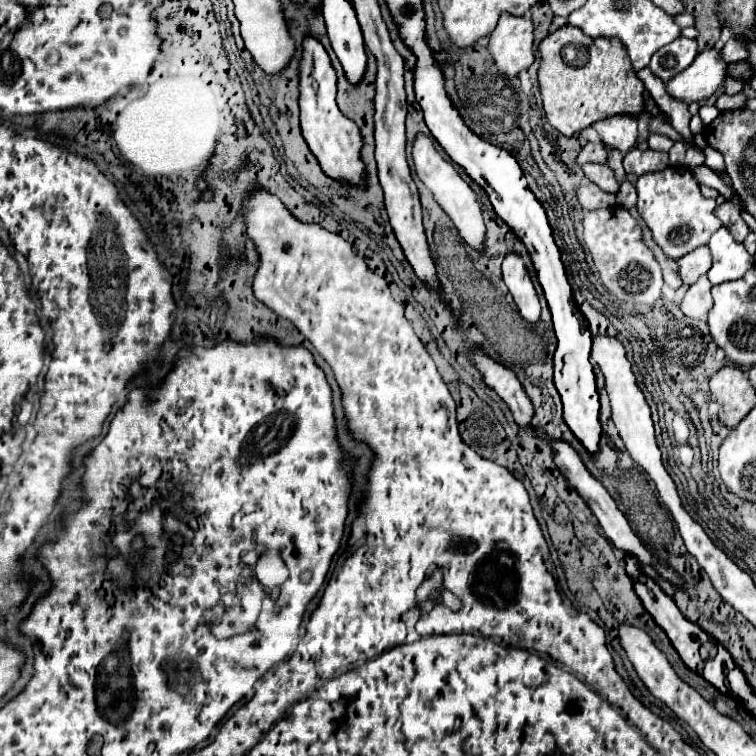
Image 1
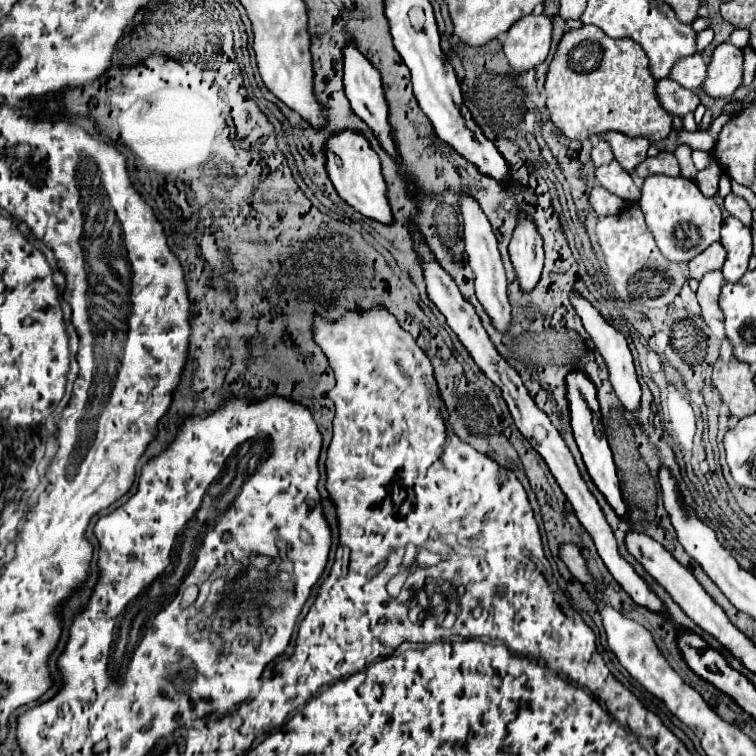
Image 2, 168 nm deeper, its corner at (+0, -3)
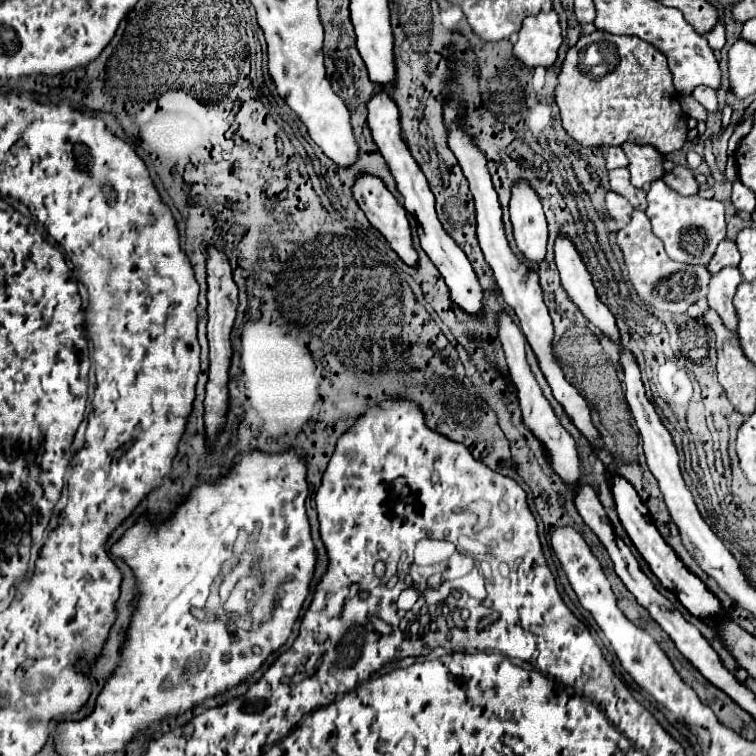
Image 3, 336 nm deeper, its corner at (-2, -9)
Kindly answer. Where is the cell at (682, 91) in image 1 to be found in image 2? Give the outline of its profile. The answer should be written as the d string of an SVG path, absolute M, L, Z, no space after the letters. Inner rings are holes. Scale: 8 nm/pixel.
M721 43L709 63L703 91L711 97L731 97L743 83L743 51L733 43Z

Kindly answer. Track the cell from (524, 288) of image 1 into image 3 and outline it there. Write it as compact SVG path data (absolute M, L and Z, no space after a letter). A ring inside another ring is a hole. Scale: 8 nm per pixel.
M519 181L513 187L513 197L509 203L513 237L517 249L531 263L541 263L547 255L547 221L543 215L541 201L529 183Z

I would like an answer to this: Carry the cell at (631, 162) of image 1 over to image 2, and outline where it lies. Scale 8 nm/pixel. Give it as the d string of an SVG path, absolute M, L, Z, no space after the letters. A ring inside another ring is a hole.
M661 151L659 155L655 155L655 157L649 157L649 159L645 159L637 169L635 169L635 173L639 175L639 177L647 177L647 175L667 175L667 177L679 177L681 175L681 171L679 171L679 163L677 163L677 159L675 159L675 155L673 153L665 153L665 151Z

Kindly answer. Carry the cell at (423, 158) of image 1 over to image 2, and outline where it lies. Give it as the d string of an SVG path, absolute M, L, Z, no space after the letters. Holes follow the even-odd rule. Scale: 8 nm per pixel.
M469 195L461 197L461 215L463 215L463 221L465 221L465 251L469 255L469 265L475 273L477 299L483 305L485 313L489 315L491 325L499 333L505 335L509 331L509 325L511 325L511 305L509 305L509 297L507 297L507 277L505 277L505 269L503 269L501 255L499 255L499 249L497 249L497 239L491 231L487 217L479 209L477 201L471 199Z

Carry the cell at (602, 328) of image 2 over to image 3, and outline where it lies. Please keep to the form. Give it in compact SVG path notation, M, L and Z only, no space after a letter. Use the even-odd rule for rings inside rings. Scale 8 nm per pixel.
M563 235L555 241L555 263L561 273L561 285L567 291L569 299L579 307L579 311L603 331L607 339L611 339L615 345L621 347L621 335L615 325L615 317L611 311L599 301L591 275L585 269L577 249L569 239Z

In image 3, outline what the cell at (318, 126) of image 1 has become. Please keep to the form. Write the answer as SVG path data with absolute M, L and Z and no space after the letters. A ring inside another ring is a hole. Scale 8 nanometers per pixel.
M359 173L355 177L355 183L353 183L353 199L357 201L357 205L363 209L363 213L367 215L369 223L379 229L385 239L389 241L391 249L411 267L417 265L417 253L411 245L411 229L409 229L409 221L407 221L407 215L405 215L405 209L403 205L389 193L389 189L385 187L385 183L377 177L377 175L371 175L371 173Z

